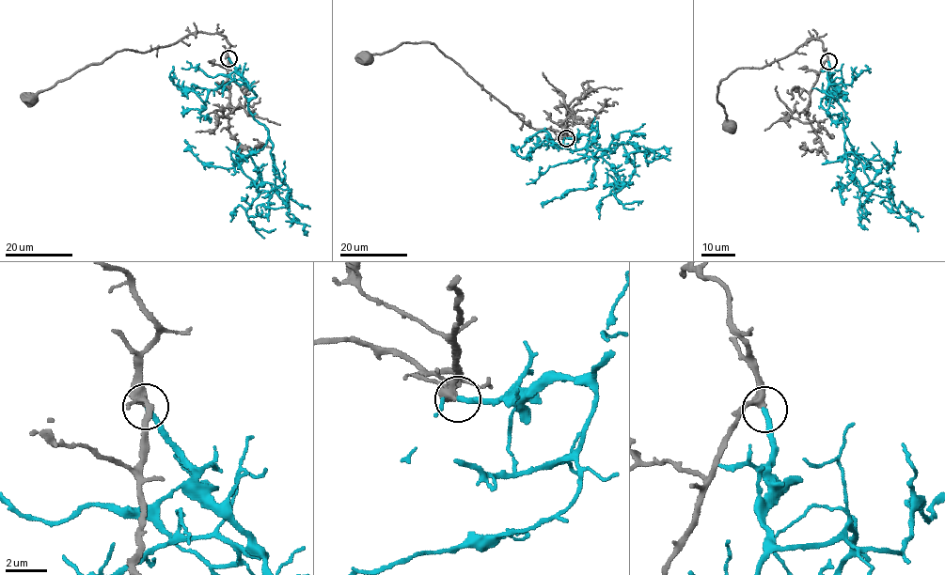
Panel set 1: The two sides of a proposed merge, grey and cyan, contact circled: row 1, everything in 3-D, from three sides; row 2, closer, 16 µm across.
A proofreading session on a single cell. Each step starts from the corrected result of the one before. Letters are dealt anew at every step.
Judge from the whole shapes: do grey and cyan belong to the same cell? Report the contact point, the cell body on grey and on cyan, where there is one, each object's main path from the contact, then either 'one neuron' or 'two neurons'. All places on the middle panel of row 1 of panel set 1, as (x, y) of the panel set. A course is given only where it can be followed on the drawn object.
(566, 138) | grey (365, 57) | cyan none | grey via (566, 138), (566, 134), (550, 128), (534, 129), (523, 122), (429, 42), (403, 42), (365, 58) | cyan via (566, 138), (594, 130), (593, 145), (603, 150), (622, 142), (635, 171), (611, 193), (623, 204), (642, 201) | one neuron

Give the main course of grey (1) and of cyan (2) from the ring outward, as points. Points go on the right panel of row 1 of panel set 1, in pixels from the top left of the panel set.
1: (828, 62), (820, 40), (815, 38), (763, 68), (737, 69), (717, 86), (716, 98), (732, 123), (730, 125)
2: (828, 62), (826, 92), (849, 118), (845, 152), (859, 160), (869, 180), (889, 189), (910, 222)

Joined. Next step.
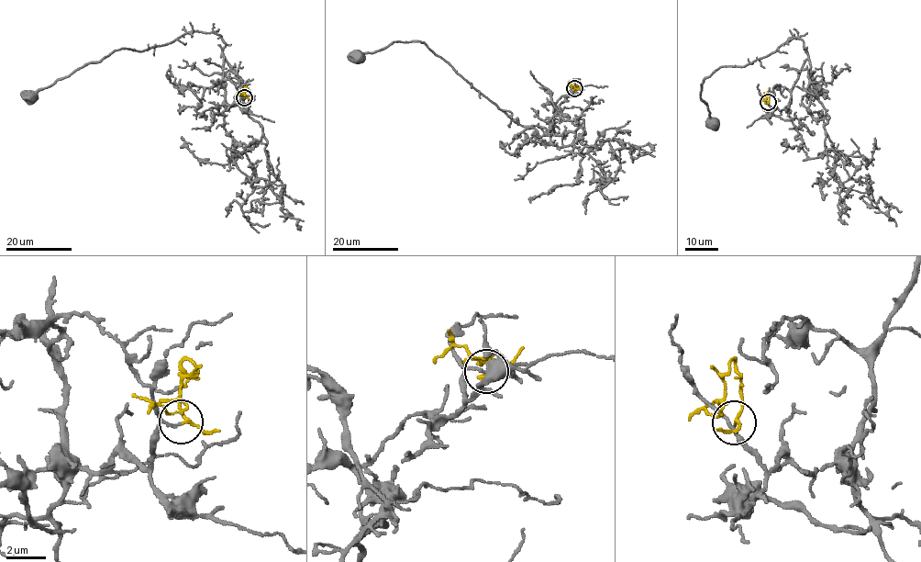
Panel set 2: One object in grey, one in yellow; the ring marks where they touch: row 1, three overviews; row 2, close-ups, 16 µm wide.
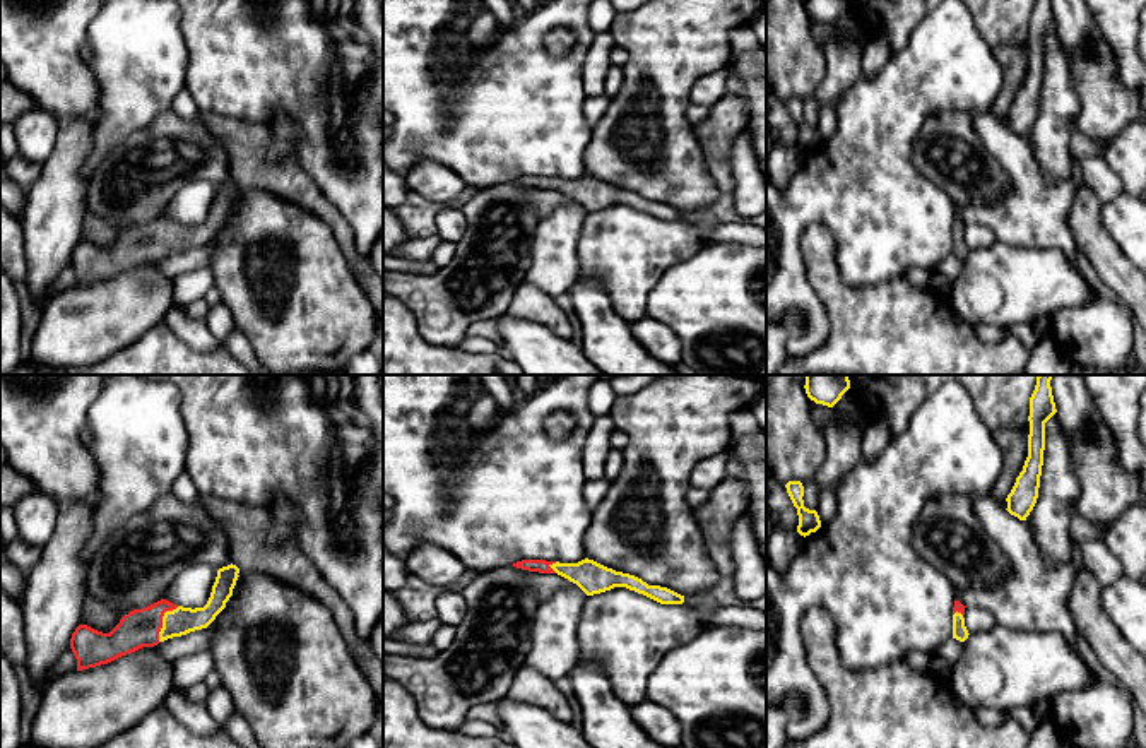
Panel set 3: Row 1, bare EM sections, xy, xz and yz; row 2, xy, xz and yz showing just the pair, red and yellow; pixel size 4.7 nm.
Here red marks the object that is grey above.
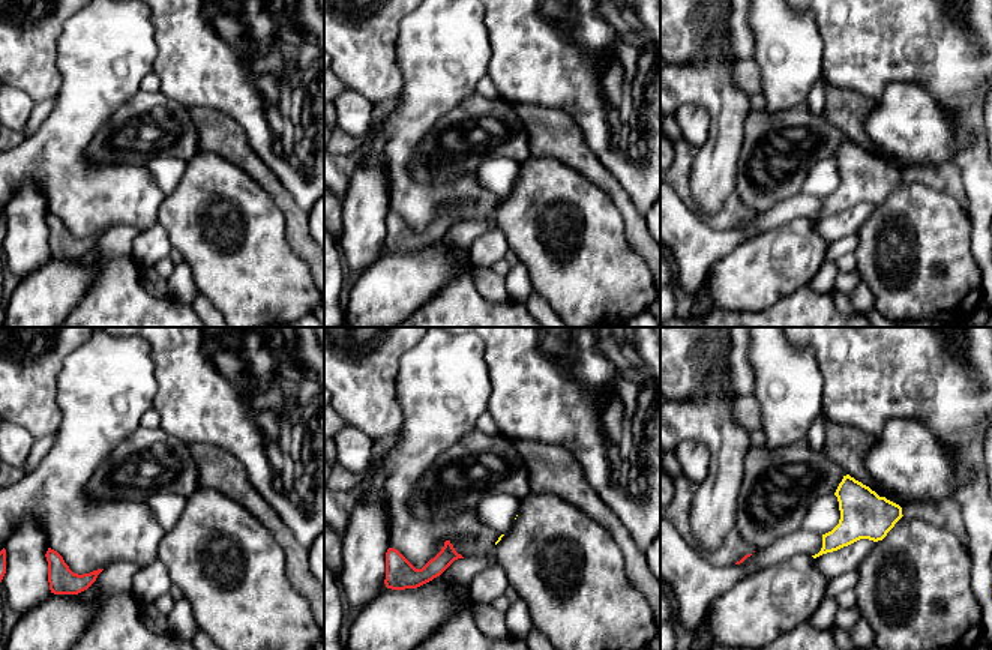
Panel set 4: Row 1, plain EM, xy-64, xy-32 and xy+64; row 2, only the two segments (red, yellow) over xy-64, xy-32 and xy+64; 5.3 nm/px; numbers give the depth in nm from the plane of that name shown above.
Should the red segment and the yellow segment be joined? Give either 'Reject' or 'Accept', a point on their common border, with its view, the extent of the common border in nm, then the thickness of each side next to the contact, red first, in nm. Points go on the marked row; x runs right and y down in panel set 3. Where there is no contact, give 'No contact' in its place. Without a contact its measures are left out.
Accept. Touches red at xy (161, 620). Shared border 190 nm. Thickness 180 nm (red) against 130 nm

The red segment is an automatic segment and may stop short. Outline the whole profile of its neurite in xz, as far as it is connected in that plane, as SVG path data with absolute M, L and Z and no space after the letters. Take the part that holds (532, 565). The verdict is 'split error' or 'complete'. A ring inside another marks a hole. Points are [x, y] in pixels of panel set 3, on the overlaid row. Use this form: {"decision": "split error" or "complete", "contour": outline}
{"decision": "split error", "contour": "M522 560L513 567L539 572L539 573L558 573L570 582L576 584L587 596L600 594L614 587L626 587L638 594L643 594L660 604L682 604L684 596L660 585L648 585L641 579L616 572L594 560L582 560L578 563L559 563L546 560Z"}

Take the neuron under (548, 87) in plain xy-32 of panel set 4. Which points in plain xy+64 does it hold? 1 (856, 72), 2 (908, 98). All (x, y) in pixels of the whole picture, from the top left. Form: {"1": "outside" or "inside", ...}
{"1": "inside", "2": "outside"}

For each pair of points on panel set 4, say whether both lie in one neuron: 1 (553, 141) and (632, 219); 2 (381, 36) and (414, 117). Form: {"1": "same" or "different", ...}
{"1": "same", "2": "different"}

